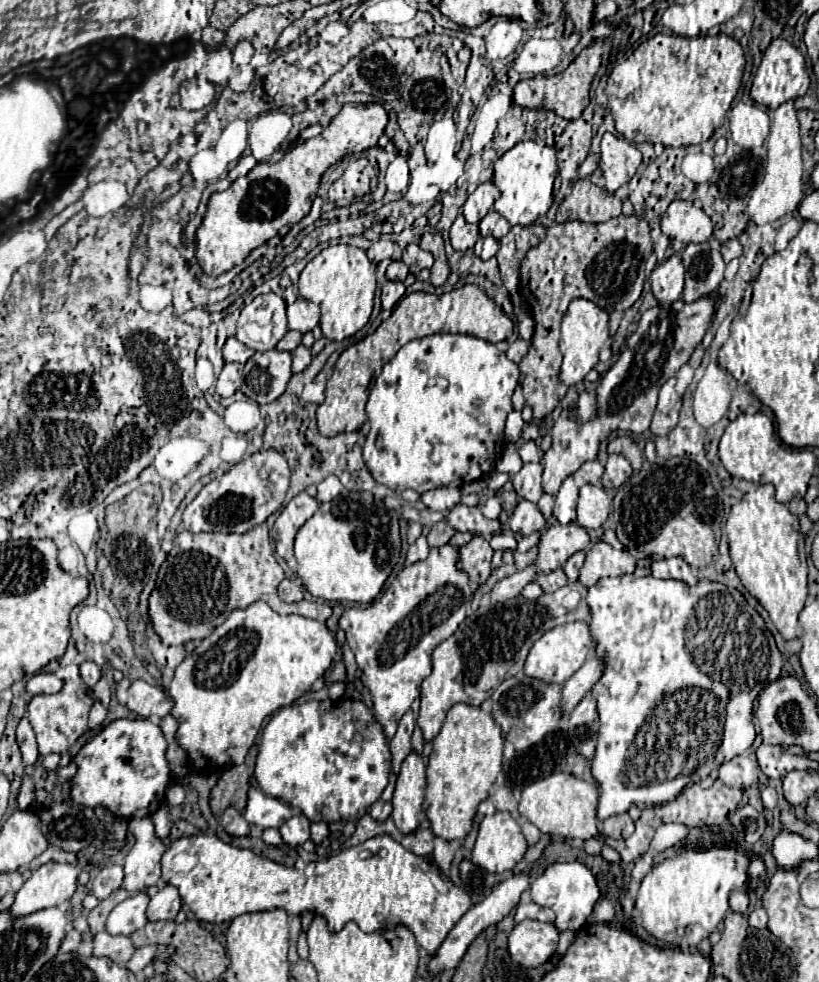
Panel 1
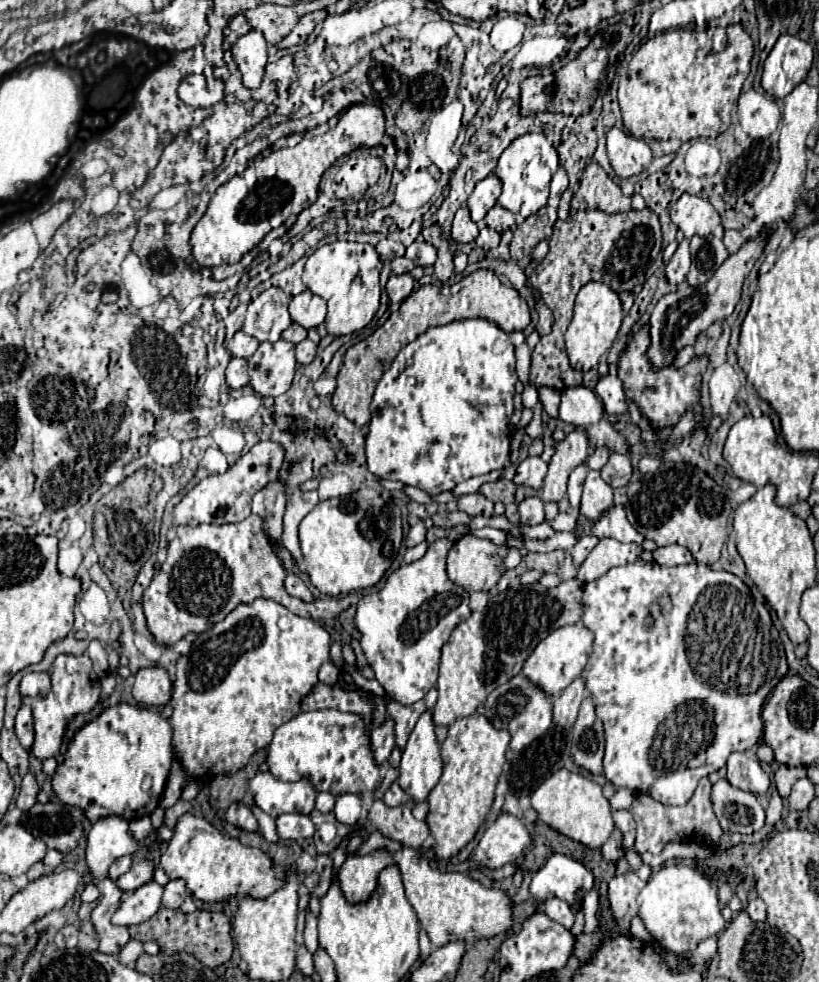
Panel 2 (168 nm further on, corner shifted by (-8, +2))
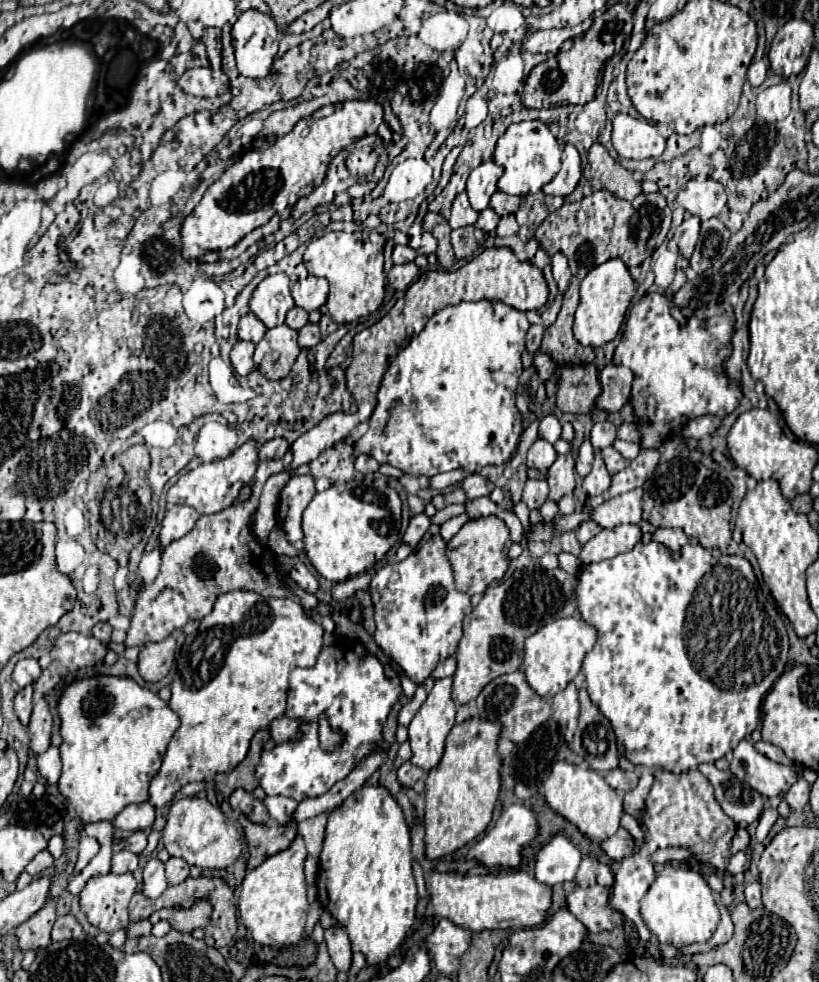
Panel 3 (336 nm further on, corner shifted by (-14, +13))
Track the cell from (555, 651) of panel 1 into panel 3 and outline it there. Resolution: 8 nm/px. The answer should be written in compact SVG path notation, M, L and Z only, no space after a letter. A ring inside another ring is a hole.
M565 617L539 627L531 637L527 637L523 655L523 673L531 689L535 689L539 697L547 697L547 701L551 701L559 691L567 687L567 683L575 679L585 655L593 649L595 639L595 627L587 625L579 617Z

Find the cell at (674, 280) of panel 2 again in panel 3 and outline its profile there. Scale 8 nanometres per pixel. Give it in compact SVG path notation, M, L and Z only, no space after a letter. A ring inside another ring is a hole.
M687 215L685 221L679 225L679 229L675 231L675 241L677 241L677 245L679 245L679 253L681 253L685 259L691 257L697 239L699 239L699 217Z

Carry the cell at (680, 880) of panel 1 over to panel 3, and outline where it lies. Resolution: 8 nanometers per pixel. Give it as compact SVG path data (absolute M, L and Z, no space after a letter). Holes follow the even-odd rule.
M667 865L643 897L641 917L659 943L671 943L679 949L691 943L705 943L713 937L719 923L719 907L701 873Z

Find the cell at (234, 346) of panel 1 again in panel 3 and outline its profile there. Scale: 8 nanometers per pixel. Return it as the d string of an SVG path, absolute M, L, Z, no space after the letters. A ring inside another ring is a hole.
M253 313L243 315L239 321L239 339L243 339L243 341L259 343L263 339L265 331L267 331L267 327Z

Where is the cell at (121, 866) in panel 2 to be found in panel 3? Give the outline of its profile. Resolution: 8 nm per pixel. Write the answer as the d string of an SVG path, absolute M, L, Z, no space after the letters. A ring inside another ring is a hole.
M135 831L127 841L125 841L125 849L131 853L141 853L147 845L147 831Z

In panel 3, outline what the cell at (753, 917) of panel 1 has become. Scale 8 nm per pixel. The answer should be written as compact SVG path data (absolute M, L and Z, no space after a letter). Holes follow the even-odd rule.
M755 881L755 883L749 883L745 885L745 903L755 909L761 905L761 885Z

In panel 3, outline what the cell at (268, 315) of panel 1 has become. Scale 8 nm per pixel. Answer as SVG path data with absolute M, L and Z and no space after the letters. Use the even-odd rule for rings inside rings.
M285 273L267 275L253 291L249 307L251 313L265 323L265 327L283 325L287 311L295 307L289 289L289 277Z

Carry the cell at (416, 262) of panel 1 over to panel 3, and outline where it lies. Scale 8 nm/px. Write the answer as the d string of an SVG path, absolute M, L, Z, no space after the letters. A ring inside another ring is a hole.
M427 231L423 232L420 237L411 237L408 245L415 249L419 255L431 255L437 249L435 237L431 233L427 233Z

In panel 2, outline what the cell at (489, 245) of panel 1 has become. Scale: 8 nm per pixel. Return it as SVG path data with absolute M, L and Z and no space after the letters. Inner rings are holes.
M479 222L479 236L477 236L475 244L483 250L493 250L493 248L499 246L499 242L501 242L501 236L495 230L491 230L489 226Z

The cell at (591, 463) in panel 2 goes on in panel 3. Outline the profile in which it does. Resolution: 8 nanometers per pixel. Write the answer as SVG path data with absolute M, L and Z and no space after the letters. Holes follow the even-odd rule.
M597 421L591 429L591 443L595 449L609 447L615 441L617 427L611 421Z

